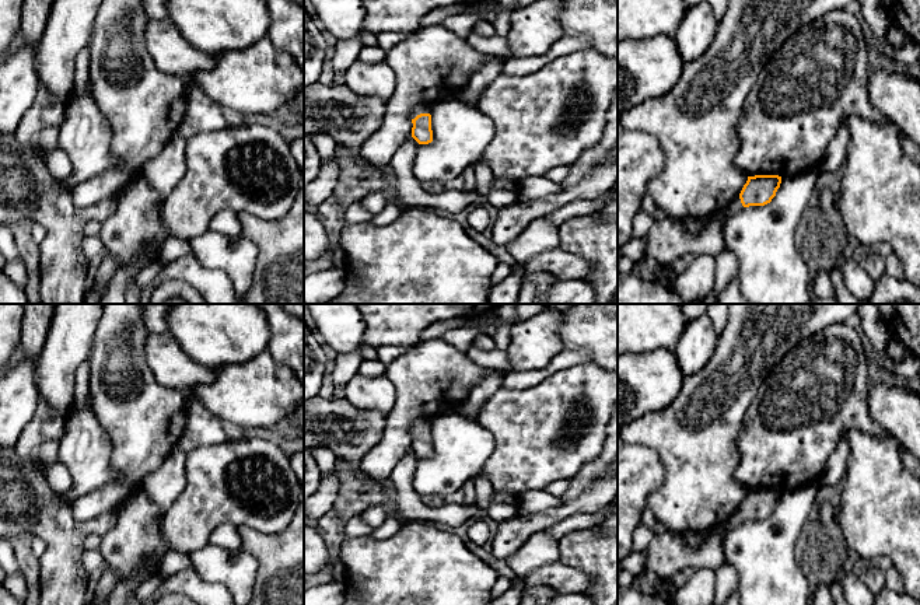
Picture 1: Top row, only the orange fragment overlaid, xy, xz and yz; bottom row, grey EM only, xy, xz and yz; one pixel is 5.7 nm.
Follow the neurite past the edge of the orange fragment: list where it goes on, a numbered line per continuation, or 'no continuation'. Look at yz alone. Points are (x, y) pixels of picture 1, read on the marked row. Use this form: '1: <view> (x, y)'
1: yz (735, 206)

